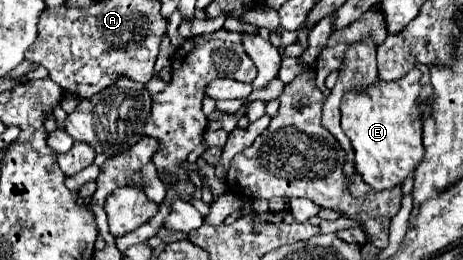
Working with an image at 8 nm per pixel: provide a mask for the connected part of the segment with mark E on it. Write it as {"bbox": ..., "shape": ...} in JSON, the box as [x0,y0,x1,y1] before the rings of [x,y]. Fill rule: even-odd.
{"bbox":[341,69,431,191],"shape":[[[413,69],[405,77],[395,79],[395,81],[377,81],[361,95],[355,91],[345,95],[345,101],[341,105],[341,127],[345,135],[351,139],[351,145],[355,149],[357,173],[367,185],[371,185],[377,191],[393,189],[401,185],[415,171],[415,167],[421,163],[425,155],[425,149],[421,143],[421,123],[423,123],[423,117],[429,115],[431,107],[419,101],[419,95],[421,95],[421,71],[419,69]]]}

